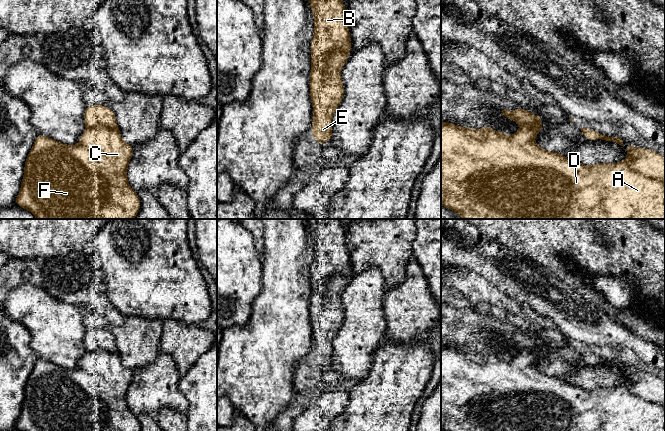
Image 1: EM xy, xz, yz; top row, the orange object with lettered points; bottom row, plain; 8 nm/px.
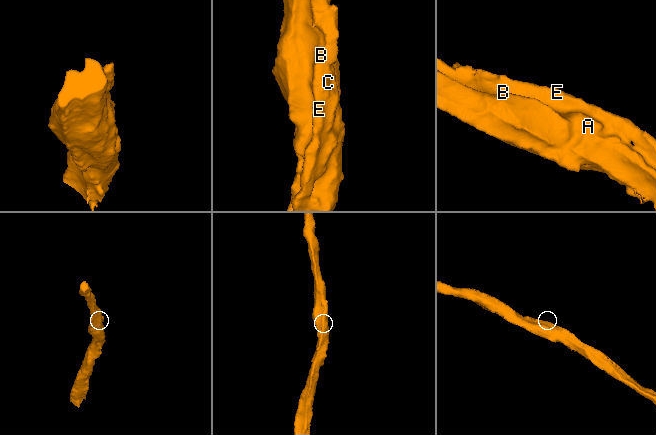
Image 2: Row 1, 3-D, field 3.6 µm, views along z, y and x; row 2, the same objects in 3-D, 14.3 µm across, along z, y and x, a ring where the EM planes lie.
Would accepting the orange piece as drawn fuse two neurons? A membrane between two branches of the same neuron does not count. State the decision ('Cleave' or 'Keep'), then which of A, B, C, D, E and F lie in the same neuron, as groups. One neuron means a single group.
Cleave. Groups: A B C D F / E

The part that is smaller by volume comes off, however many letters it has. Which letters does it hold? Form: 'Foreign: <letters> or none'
Foreign: E

